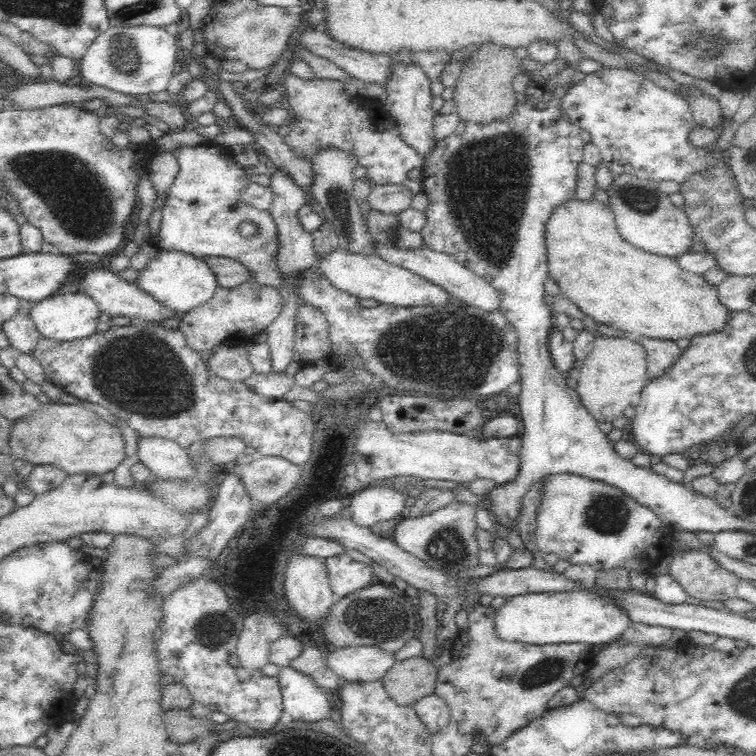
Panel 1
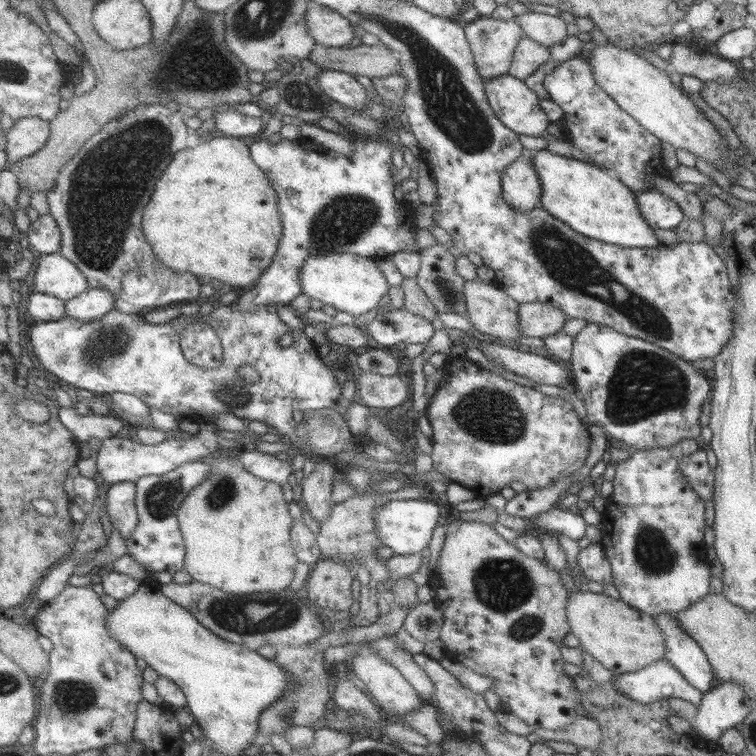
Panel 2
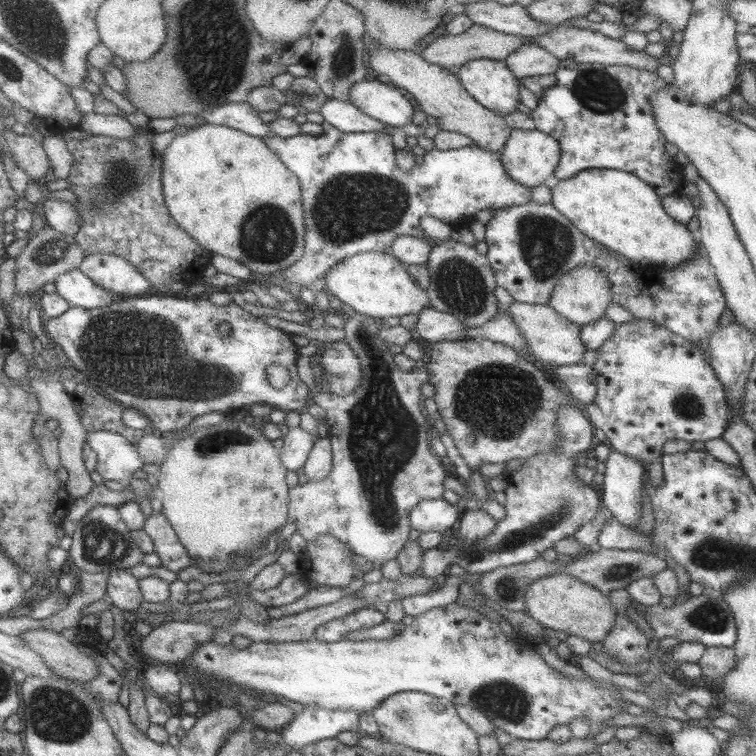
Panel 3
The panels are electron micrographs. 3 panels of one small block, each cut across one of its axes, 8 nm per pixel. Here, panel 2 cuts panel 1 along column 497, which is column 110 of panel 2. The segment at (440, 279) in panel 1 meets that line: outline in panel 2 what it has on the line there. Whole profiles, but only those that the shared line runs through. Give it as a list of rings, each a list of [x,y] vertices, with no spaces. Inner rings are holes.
[[[91,287],[80,297],[67,301],[68,316],[93,321],[101,319],[116,308],[116,297],[110,289]]]

